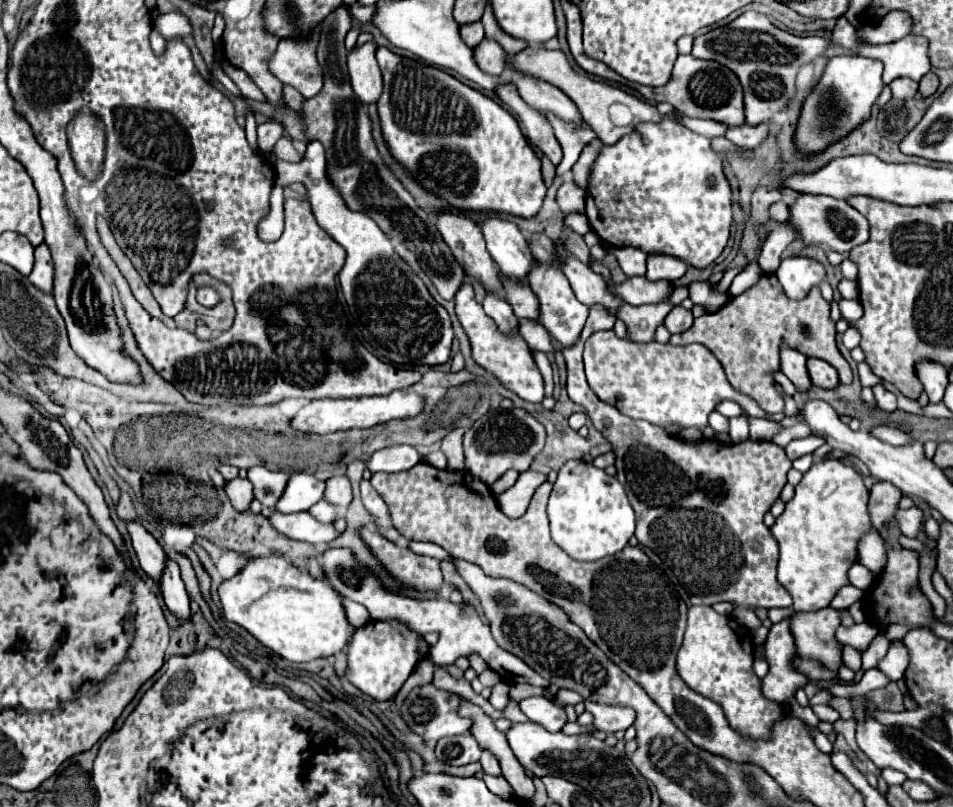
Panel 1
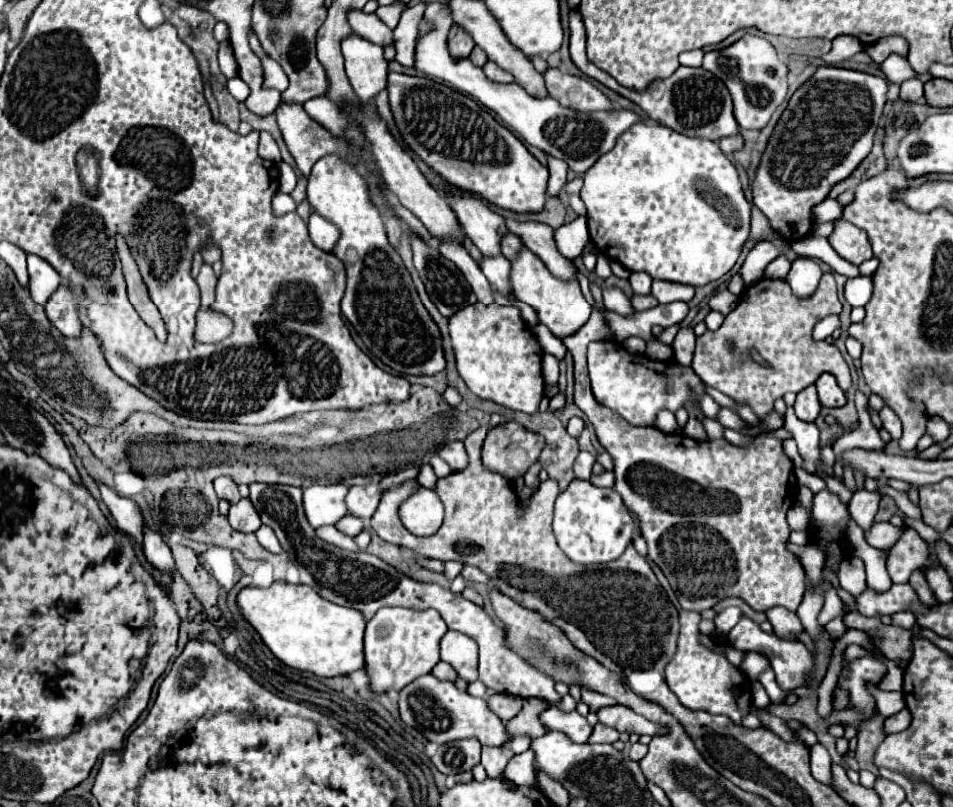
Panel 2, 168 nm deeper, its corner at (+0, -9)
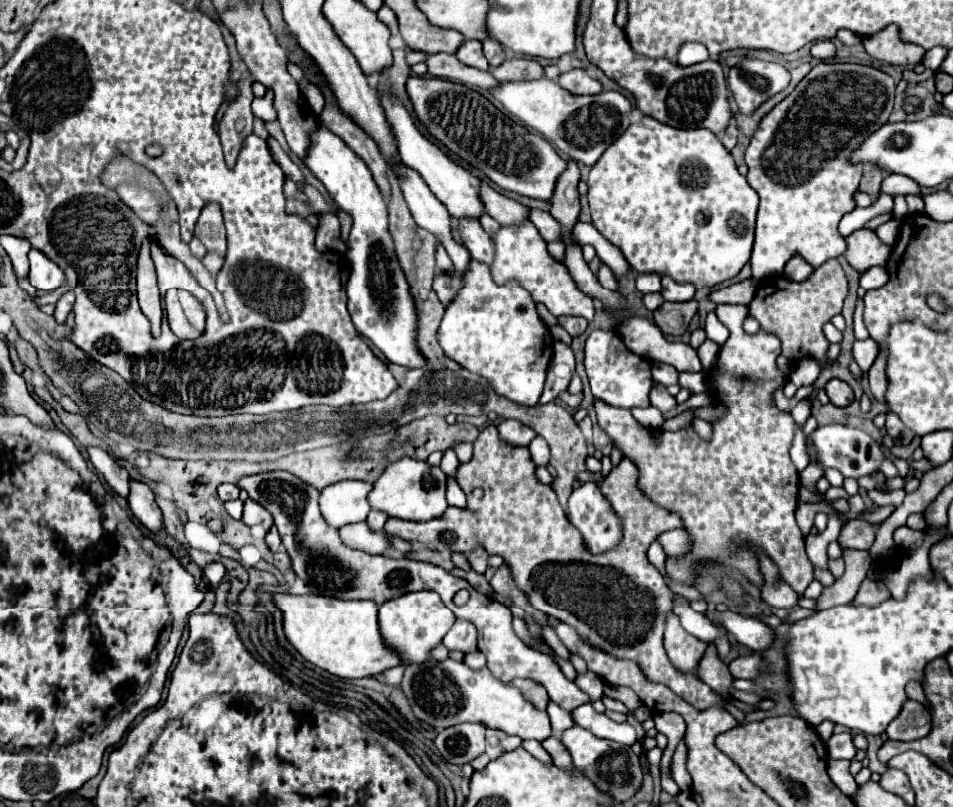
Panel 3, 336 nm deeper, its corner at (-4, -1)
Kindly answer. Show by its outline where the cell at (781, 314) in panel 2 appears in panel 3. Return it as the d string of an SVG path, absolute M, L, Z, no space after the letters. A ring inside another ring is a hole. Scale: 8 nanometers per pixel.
M829 259L819 269L815 269L815 273L803 283L789 281L783 275L759 281L759 289L749 305L749 313L761 323L765 331L771 331L781 339L783 355L787 359L797 361L801 357L813 357L821 367L825 367L823 359L829 343L821 329L833 315L841 313L845 295L847 295L847 277L839 261Z

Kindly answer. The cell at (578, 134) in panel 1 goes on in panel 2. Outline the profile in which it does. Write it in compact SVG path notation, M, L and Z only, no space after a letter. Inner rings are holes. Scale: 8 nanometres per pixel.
M431 3L427 5L425 9L425 21L429 23L429 31L419 35L417 37L417 43L415 43L415 69L417 71L423 71L427 77L435 77L435 79L443 79L446 84L449 84L454 90L465 93L477 99L481 107L486 111L492 111L499 120L511 131L518 134L522 139L525 139L529 145L557 157L557 159L563 159L571 171L575 171L577 175L579 173L585 173L603 153L607 153L609 149L613 149L617 137L627 131L633 123L639 123L641 117L635 115L633 111L613 111L613 113L579 113L579 111L571 111L567 107L561 107L555 99L551 97L545 97L545 99L535 99L531 95L527 95L517 83L509 83L509 85L503 85L503 83L495 83L491 79L485 77L483 69L481 67L475 67L467 57L461 57L461 59L455 59L447 47L447 35L449 35L449 29L451 29L451 11L445 3Z

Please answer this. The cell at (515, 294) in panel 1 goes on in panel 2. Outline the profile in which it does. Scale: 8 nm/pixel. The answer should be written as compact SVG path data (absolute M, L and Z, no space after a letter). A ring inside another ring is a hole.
M499 255L499 257L483 257L481 261L481 271L487 277L487 281L491 283L491 287L495 291L499 291L505 297L513 299L513 291L511 291L511 281L509 281L509 271L511 271L511 263Z

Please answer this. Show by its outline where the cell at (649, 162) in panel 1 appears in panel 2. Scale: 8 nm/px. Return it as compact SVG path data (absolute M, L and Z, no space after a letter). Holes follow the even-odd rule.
M635 123L633 127L629 127L623 135L619 135L617 139L617 145L601 155L595 165L585 171L585 185L581 189L581 199L587 207L587 223L589 223L589 235L591 235L591 241L595 243L595 247L605 253L609 259L615 259L619 261L621 265L625 265L629 271L645 271L649 273L653 279L665 279L665 281L675 281L675 283L687 283L687 285L693 285L693 287L699 287L699 285L707 285L719 277L723 277L737 261L739 253L741 253L741 247L743 243L747 241L747 235L749 235L749 217L751 217L751 207L743 195L743 189L741 189L741 183L739 183L739 177L737 177L737 171L735 167L731 165L731 161L721 153L719 145L709 141L709 139L703 139L703 137L687 137L687 135L681 135L673 129L667 129L667 127L661 127L661 125L643 125L643 123Z

